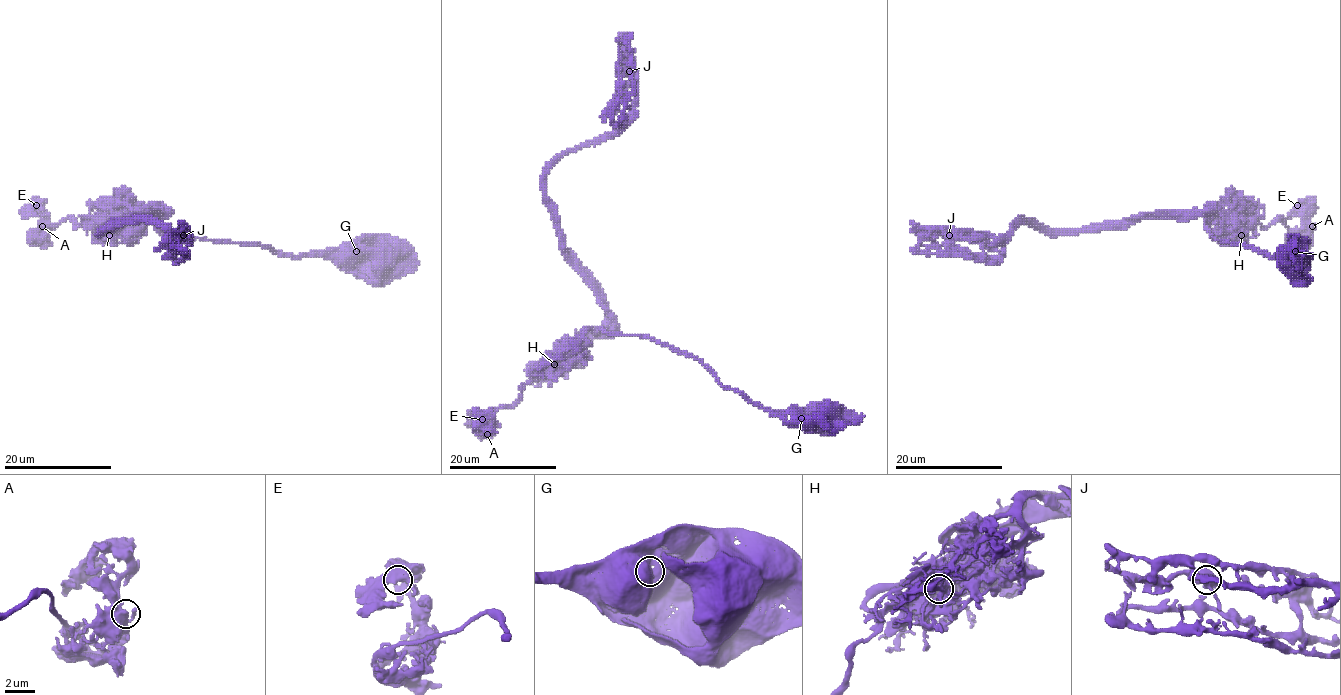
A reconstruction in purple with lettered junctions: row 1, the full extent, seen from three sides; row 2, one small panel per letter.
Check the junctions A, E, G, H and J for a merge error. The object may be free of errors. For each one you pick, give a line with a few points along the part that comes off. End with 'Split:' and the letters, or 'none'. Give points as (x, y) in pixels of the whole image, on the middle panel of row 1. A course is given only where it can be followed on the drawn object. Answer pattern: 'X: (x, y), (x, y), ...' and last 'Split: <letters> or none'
H: (555, 364), (586, 330), (603, 326), (606, 301), (560, 237), (544, 176), (572, 149), (611, 136), (638, 104)
Split: H

